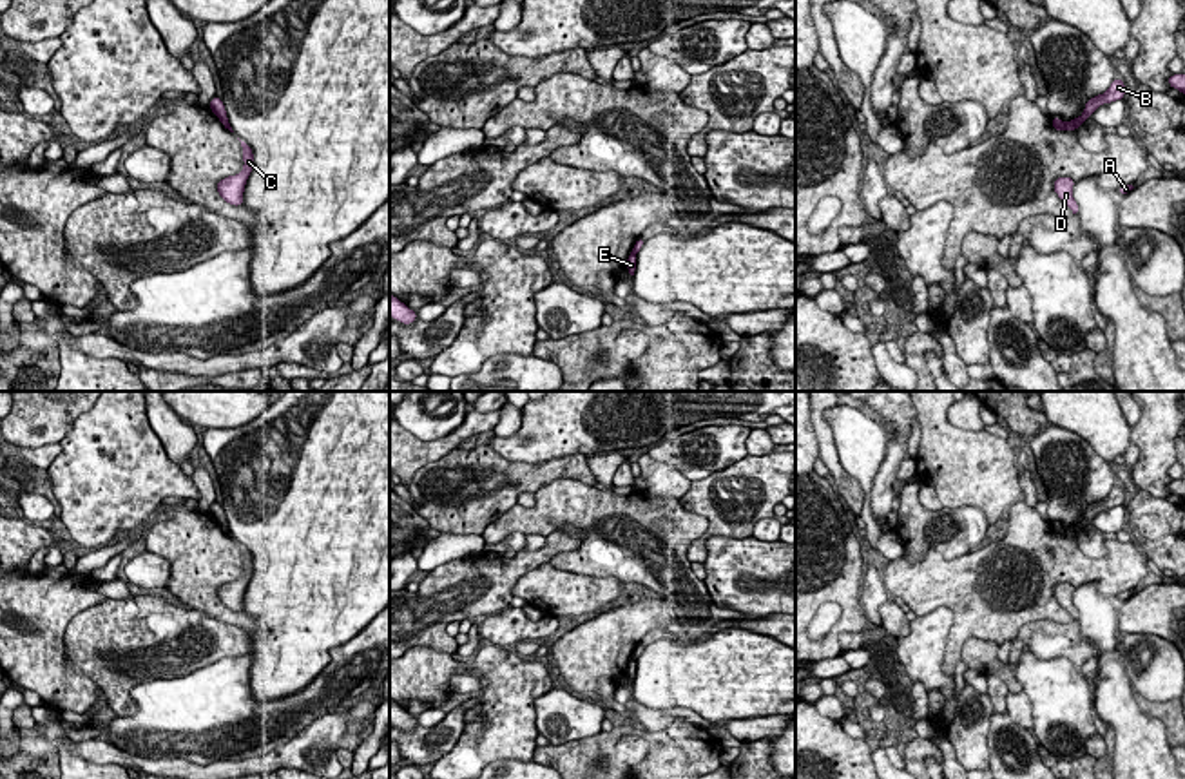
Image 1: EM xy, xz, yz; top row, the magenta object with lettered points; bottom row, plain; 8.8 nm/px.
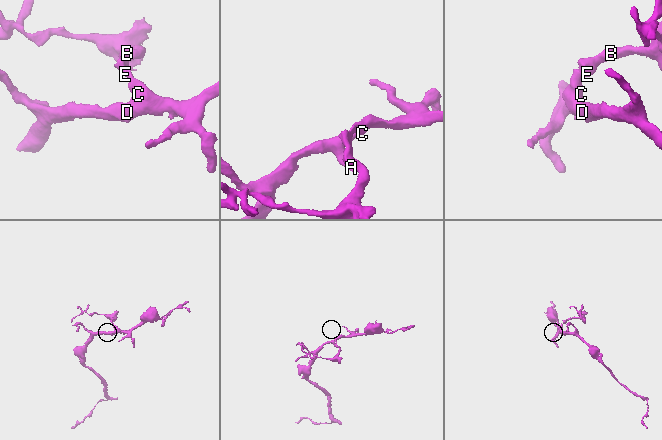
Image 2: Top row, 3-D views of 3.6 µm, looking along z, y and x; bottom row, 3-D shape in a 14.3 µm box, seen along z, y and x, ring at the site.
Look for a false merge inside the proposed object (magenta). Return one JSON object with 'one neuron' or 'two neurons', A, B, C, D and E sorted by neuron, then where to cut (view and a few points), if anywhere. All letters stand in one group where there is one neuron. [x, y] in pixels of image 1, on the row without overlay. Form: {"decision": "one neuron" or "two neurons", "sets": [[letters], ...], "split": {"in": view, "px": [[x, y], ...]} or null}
{"decision": "two neurons", "sets": [["A", "C", "D"], ["B", "E"]], "split": {"in": "yz", "px": [[1062, 529], [1066, 535]]}}

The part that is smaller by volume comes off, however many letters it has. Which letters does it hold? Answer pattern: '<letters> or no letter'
B, E

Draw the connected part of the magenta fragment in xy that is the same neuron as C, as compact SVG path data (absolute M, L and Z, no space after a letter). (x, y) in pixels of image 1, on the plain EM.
M241 547L241 553L243 553L243 567L245 567L243 576L236 582L223 583L216 591L219 601L234 612L243 611L245 591L246 591L246 585L248 585L252 572L254 572L254 558L252 558L250 551Z

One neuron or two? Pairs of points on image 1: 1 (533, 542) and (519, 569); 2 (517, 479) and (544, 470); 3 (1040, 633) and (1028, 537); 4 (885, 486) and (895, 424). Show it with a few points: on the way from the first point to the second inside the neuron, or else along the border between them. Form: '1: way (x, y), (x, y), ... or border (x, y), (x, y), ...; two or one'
1: border (548, 537), (542, 546), (524, 549); two
2: way (524, 477), (537, 475); one
3: border (1073, 620), (1028, 622), (1011, 640); two
4: way (886, 471), (894, 459), (895, 439); one

